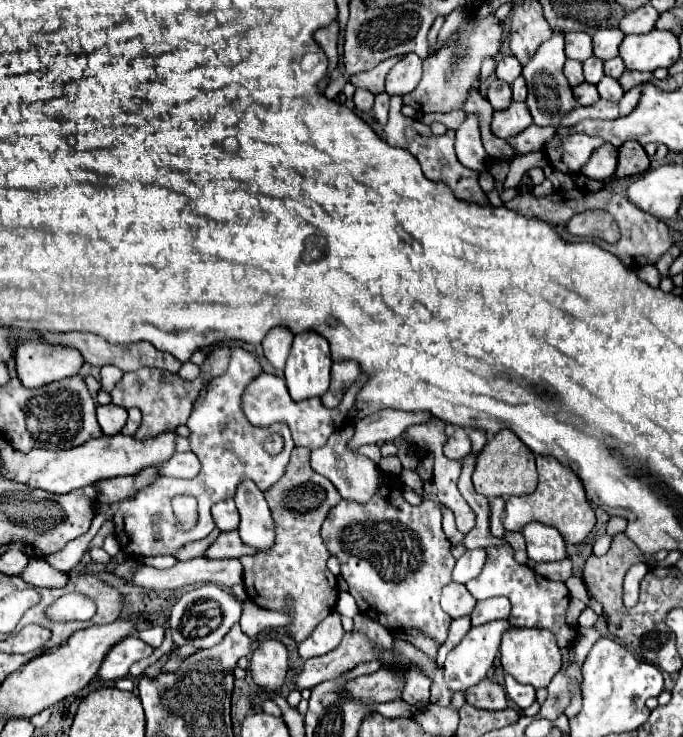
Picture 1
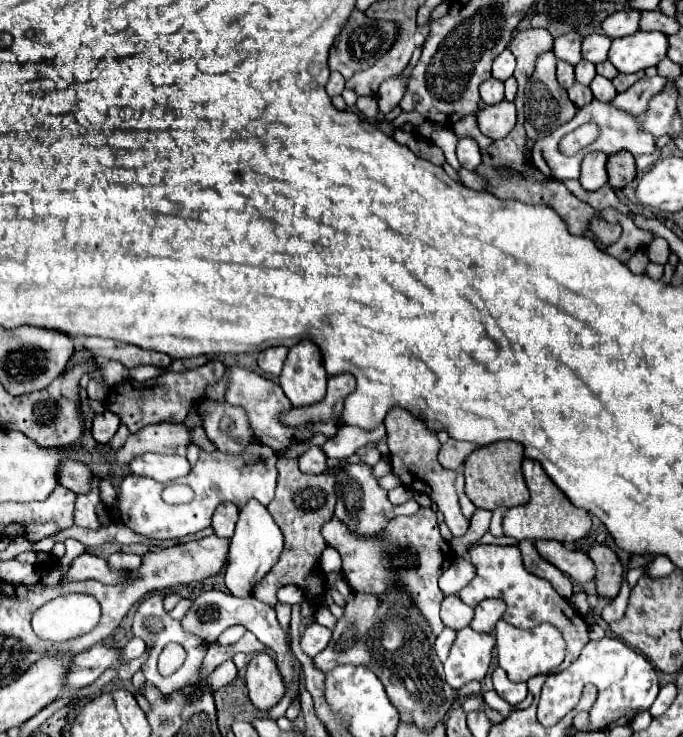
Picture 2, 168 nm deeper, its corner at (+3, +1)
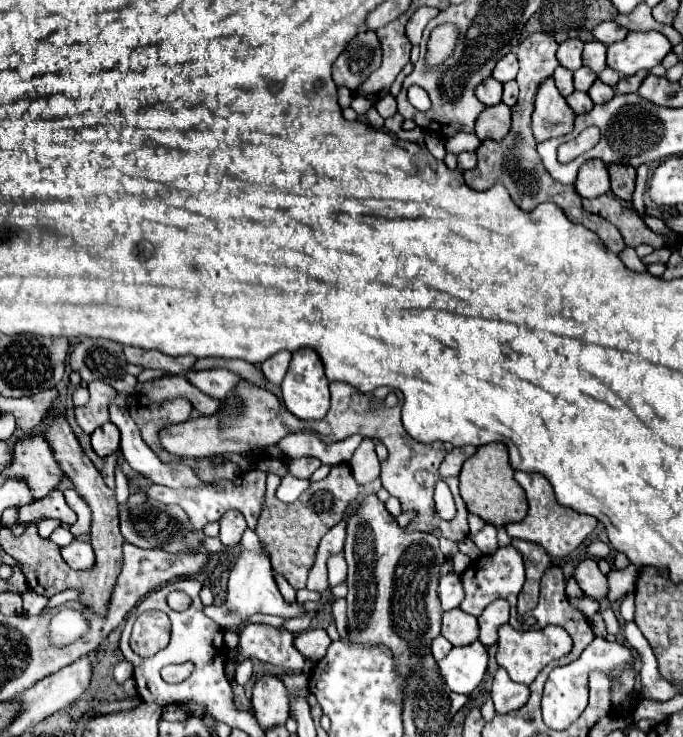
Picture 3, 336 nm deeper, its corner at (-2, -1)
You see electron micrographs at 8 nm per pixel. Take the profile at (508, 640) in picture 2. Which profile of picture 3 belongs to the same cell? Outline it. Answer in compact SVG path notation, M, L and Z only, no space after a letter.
M509 623L499 629L499 641L497 641L497 663L503 667L509 677L517 683L531 685L539 671L553 659L561 659L571 651L571 639L561 627L545 627L539 631L517 631Z

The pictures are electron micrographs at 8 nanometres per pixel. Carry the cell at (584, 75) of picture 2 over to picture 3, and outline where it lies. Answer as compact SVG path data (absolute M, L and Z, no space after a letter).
M581 67L573 73L573 81L575 81L577 91L589 91L589 87L593 85L595 79L597 79L597 75L593 71L589 71L589 67Z

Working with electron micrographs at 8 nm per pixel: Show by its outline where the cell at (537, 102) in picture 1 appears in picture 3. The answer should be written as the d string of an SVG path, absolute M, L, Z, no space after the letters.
M545 79L545 83L541 83L537 91L533 111L533 135L537 143L571 133L573 119L575 113L571 111L567 101L559 95L553 79Z

